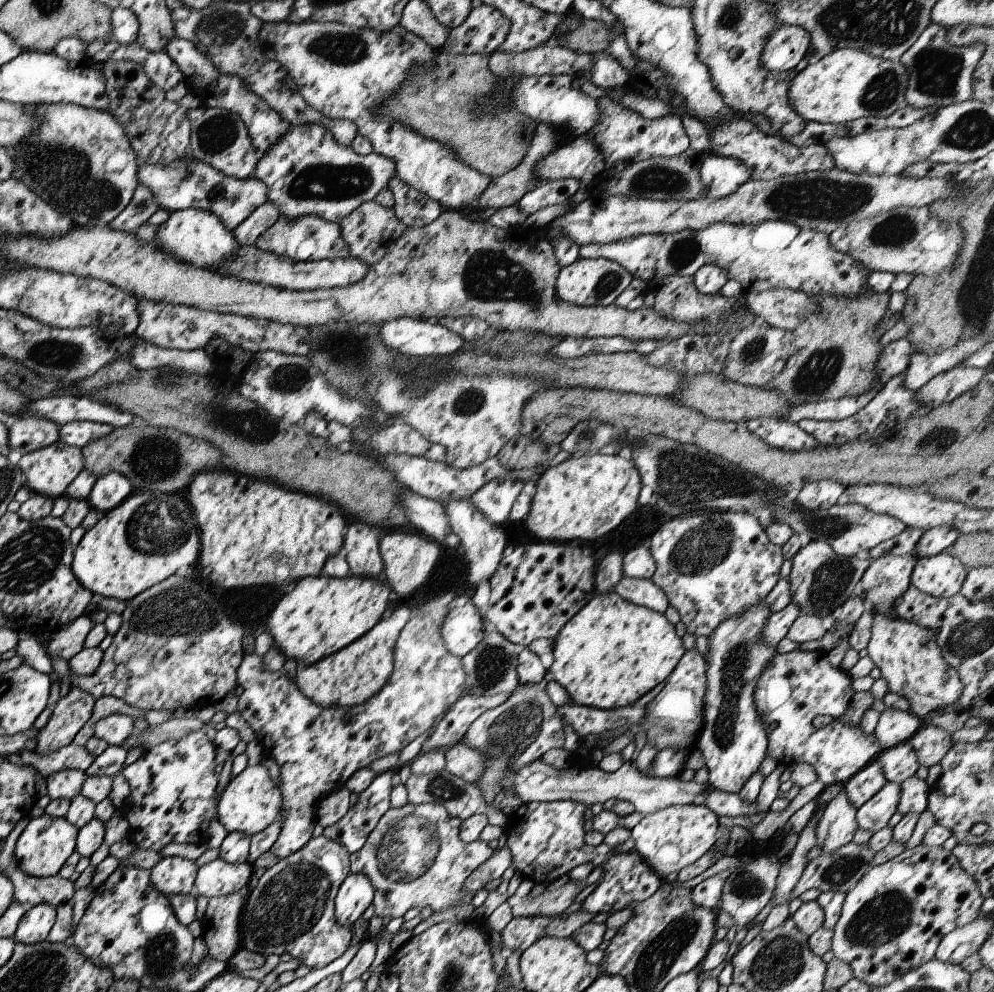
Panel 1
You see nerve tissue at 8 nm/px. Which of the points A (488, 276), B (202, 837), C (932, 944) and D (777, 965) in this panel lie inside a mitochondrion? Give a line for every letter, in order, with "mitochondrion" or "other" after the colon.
A: mitochondrion
B: other
C: other
D: mitochondrion

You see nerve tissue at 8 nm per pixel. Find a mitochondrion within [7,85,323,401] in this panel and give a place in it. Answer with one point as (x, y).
(65, 174)

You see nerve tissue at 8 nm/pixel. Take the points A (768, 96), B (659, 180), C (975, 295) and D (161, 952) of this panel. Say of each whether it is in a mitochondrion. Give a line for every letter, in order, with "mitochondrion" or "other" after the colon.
A: other
B: mitochondrion
C: mitochondrion
D: mitochondrion

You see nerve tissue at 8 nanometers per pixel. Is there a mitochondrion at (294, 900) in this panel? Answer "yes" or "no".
yes

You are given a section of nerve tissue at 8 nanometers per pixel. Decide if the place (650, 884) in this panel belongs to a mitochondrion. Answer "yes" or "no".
no

